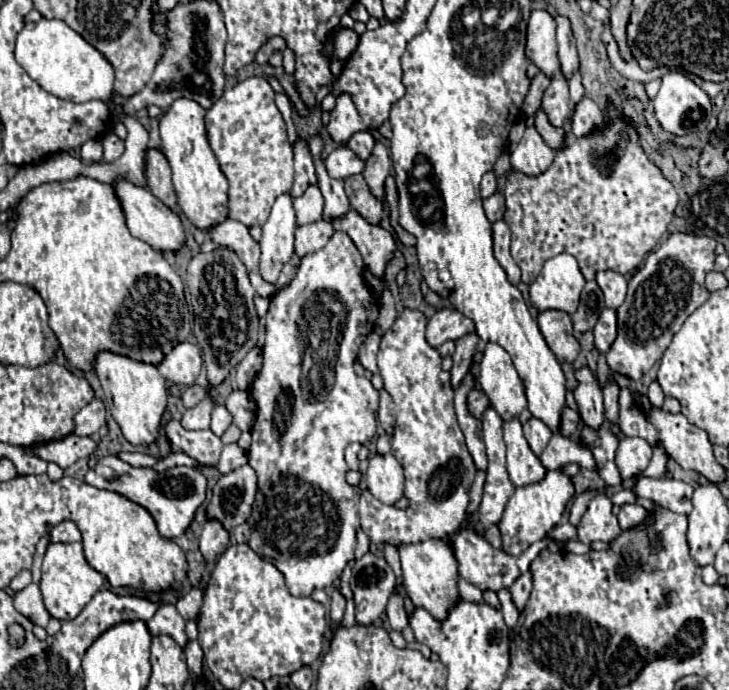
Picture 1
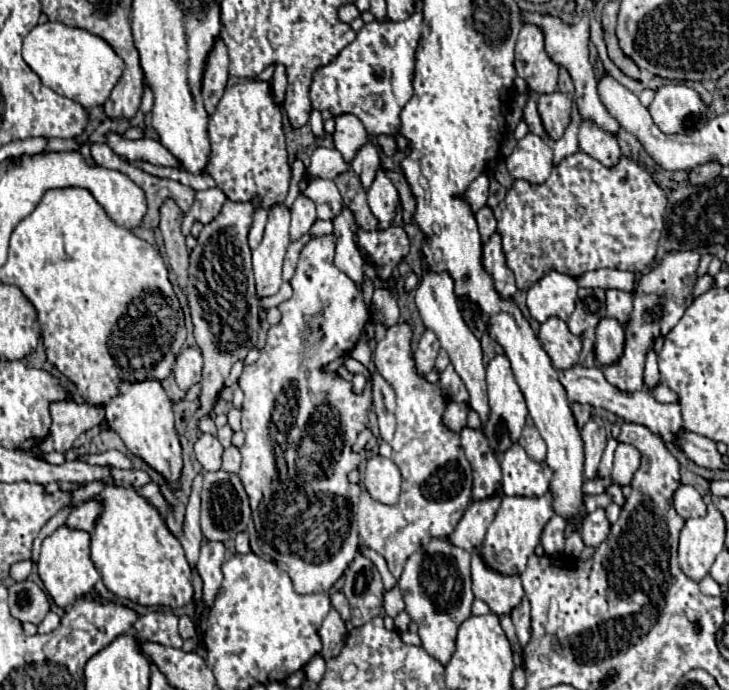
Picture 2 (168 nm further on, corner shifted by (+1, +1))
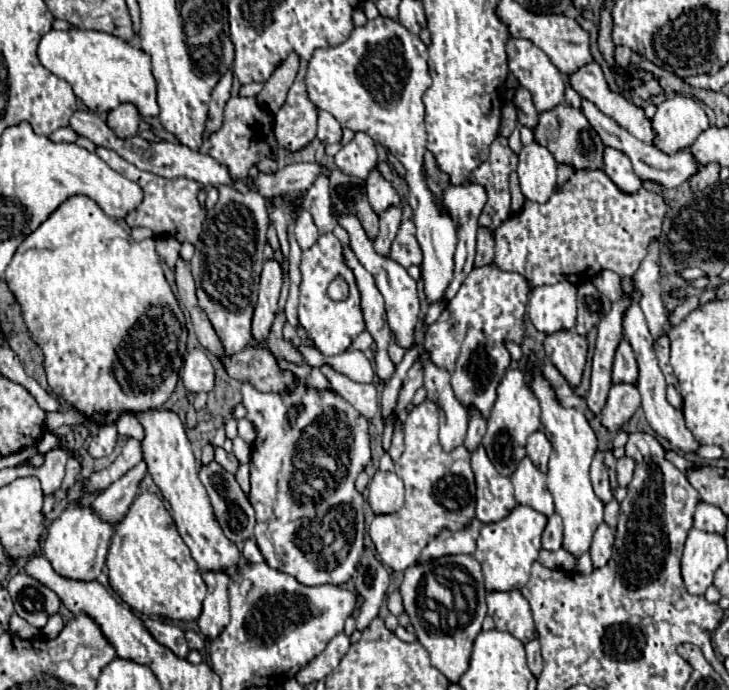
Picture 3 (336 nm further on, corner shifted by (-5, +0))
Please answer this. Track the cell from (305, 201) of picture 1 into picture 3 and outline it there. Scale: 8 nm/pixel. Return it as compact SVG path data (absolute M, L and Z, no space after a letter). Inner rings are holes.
M301 208L301 212L299 212L297 226L295 226L295 236L297 236L297 242L299 242L301 250L311 248L317 242L317 238L319 238L317 226L315 226L309 210L305 210L305 208Z

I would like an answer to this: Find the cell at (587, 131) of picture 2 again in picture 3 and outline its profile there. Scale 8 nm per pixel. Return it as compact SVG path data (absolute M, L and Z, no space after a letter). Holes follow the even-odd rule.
M605 148L603 170L623 192L637 192L641 188L641 178L633 172L631 160L615 148Z

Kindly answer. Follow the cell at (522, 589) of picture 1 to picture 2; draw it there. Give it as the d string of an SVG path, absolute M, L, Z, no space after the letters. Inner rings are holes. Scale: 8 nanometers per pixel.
M527 599L521 601L521 605L517 605L517 609L513 609L511 619L513 619L521 647L525 647L531 639L531 617L529 617L529 601Z

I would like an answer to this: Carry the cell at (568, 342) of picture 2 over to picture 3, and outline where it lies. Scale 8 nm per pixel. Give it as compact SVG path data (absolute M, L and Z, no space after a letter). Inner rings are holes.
M559 330L545 338L545 354L569 380L569 384L577 388L585 368L587 340L575 330Z

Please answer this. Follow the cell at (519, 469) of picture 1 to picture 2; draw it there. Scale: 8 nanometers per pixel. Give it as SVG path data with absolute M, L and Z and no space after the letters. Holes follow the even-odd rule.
M513 445L501 459L503 493L519 497L541 497L549 491L553 471L543 463L529 459L521 445Z

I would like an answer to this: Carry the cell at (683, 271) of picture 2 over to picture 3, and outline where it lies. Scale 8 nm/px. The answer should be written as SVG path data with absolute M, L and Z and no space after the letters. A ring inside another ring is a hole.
M617 382L609 390L607 404L603 408L603 426L609 430L619 430L633 416L633 412L641 406L639 388L635 384Z

